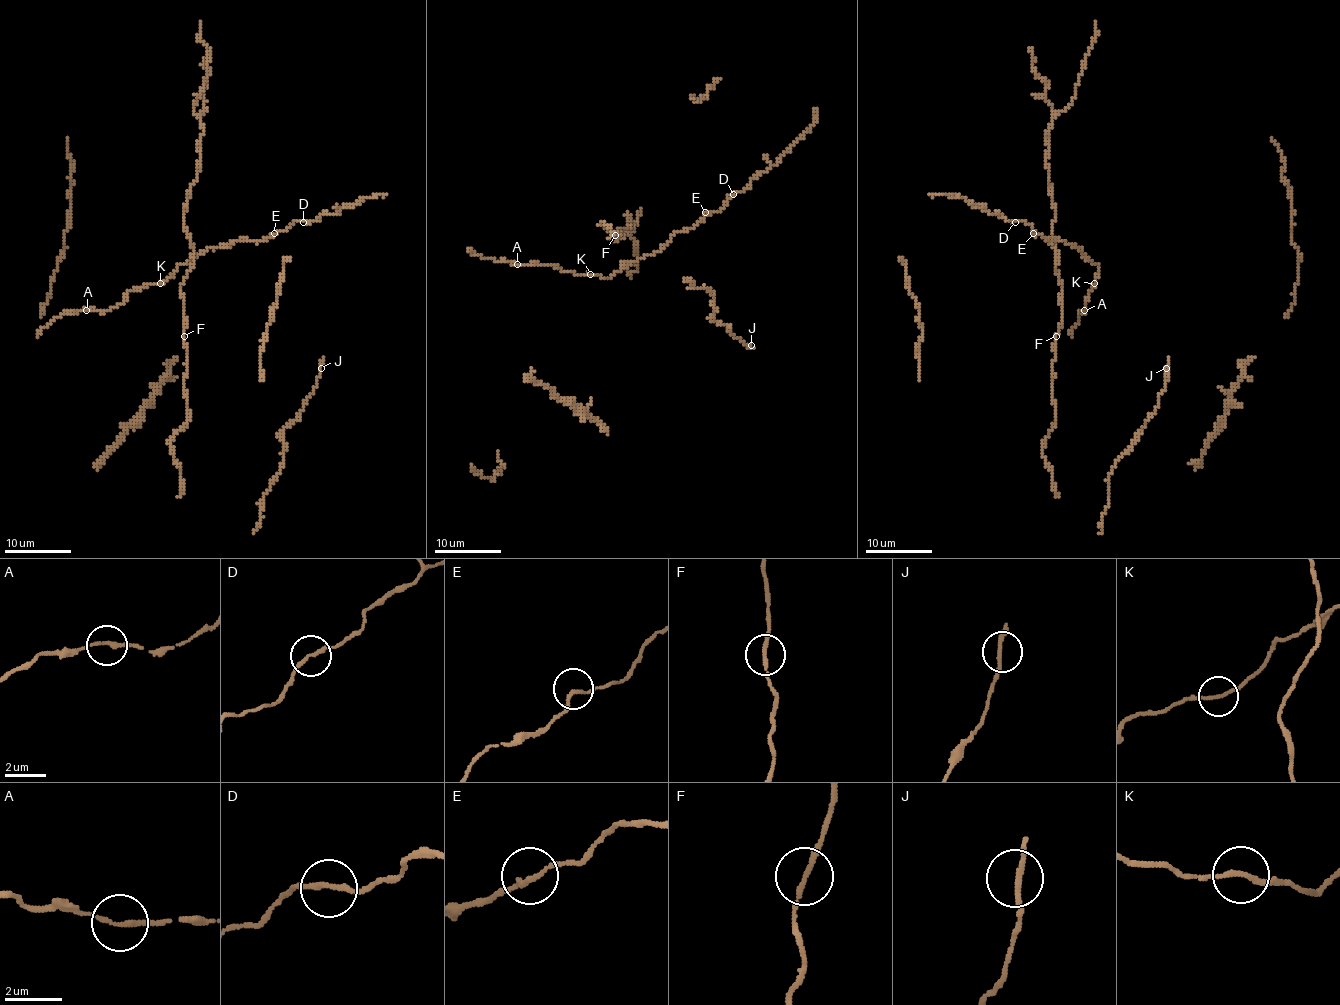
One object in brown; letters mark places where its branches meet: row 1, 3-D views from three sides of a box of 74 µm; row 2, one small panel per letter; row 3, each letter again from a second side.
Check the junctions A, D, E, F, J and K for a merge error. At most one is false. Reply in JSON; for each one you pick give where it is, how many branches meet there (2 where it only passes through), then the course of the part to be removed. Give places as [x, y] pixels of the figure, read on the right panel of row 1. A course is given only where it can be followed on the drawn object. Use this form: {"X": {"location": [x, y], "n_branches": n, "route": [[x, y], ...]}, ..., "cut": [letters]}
{"cut": []}

